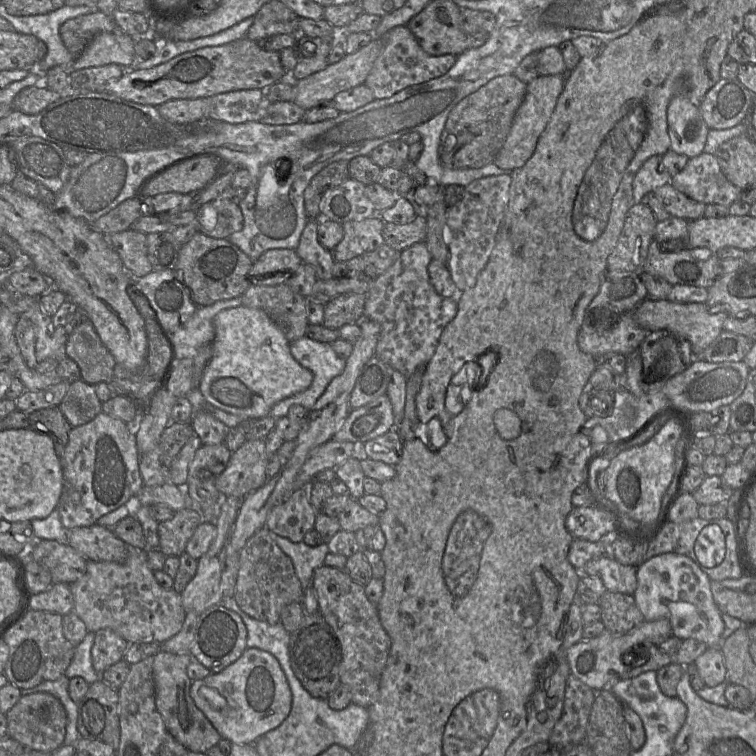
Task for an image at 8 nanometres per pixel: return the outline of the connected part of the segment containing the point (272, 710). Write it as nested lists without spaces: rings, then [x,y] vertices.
[[[247,647],[242,655],[219,673],[192,681],[190,694],[221,737],[238,744],[254,744],[263,734],[278,727],[289,715],[292,693],[279,661],[269,652]]]

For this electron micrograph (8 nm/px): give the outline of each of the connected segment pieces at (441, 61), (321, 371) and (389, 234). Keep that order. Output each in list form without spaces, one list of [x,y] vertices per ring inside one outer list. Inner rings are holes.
[[[407,25],[391,29],[382,39],[382,49],[364,82],[375,99],[389,98],[406,87],[440,77],[451,69],[457,59],[455,55],[432,56],[424,52]]]
[[[304,336],[290,343],[290,352],[294,359],[313,374],[311,386],[305,391],[275,404],[270,416],[278,419],[288,415],[292,405],[301,405],[308,411],[314,410],[319,397],[328,384],[340,375],[346,360],[339,358],[331,344],[321,343]]]
[[[416,216],[409,223],[385,223],[383,227],[384,243],[397,252],[415,243],[425,242],[426,233],[426,218],[421,216]]]

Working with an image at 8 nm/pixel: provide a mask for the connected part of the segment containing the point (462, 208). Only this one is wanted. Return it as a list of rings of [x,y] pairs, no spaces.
[[[509,174],[474,180],[464,187],[462,199],[452,207],[448,207],[446,217],[449,231],[446,230],[446,244],[449,257],[446,264],[459,293],[475,286],[478,274],[489,260],[505,215],[510,184]]]

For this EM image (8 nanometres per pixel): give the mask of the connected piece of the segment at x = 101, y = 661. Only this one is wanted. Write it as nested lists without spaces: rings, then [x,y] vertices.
[[[111,629],[95,632],[91,650],[92,664],[95,671],[101,674],[105,669],[123,659],[128,642]]]

